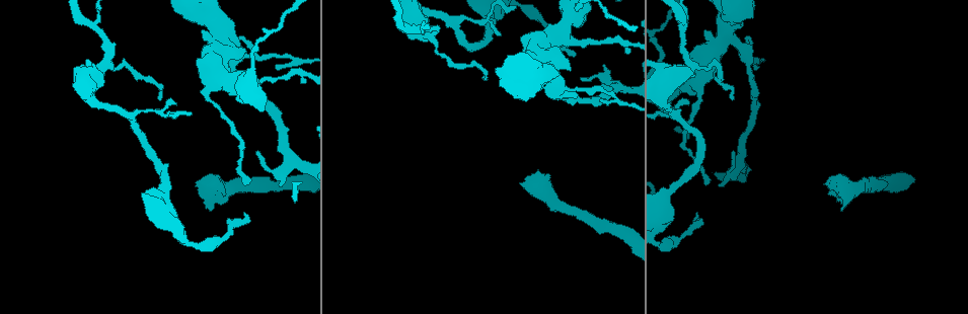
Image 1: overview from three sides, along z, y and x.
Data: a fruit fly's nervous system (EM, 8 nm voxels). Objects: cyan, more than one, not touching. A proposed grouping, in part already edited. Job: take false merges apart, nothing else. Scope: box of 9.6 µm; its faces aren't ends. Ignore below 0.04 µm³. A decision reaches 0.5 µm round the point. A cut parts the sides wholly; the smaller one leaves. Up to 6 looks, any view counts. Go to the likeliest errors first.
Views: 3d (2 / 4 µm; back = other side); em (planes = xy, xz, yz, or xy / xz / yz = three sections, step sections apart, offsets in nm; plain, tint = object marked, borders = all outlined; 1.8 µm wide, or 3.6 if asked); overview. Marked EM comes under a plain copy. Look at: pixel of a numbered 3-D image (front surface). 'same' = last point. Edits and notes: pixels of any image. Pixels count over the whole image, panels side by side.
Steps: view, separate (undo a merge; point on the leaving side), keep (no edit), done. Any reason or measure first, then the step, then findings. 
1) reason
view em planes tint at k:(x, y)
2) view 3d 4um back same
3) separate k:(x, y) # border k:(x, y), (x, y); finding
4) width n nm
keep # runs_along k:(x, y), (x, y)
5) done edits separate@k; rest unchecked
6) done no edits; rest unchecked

narrows sharply
view em 3.6um planes tint at 1:(569, 22)

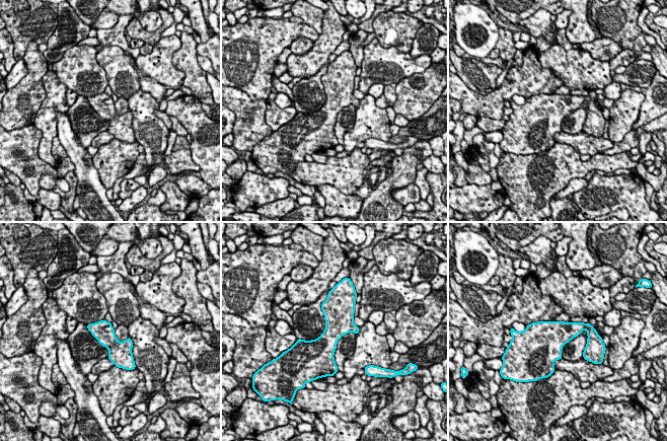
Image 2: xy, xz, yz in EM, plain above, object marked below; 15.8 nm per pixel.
width 340 nm
keep # one neuron here

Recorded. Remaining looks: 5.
view em 3.6um planes tint at 1:(222, 32)

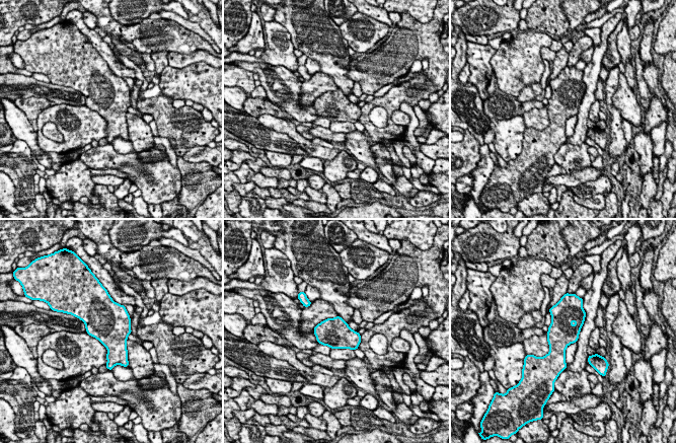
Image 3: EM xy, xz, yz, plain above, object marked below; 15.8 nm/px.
width 480 nm
keep # all the same neuron

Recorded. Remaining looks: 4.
thick turns thin
view 3d 4um at 1:(220, 190)

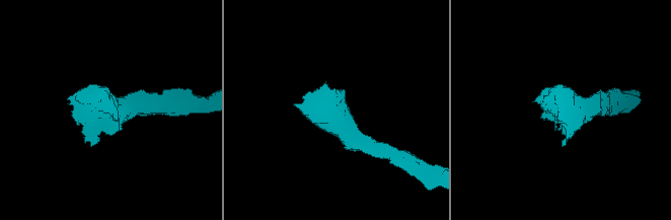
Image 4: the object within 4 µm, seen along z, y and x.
view em 3.6um planes tint at 4:(114, 109)

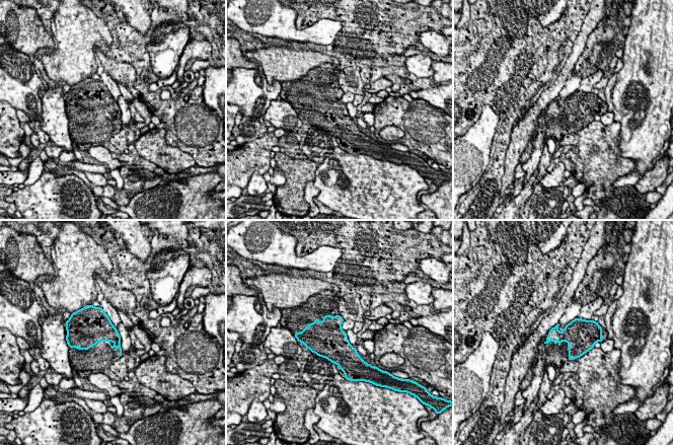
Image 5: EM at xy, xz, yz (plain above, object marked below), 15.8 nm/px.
keep # one neuron here

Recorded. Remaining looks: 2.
done no edits; rest unchecked

